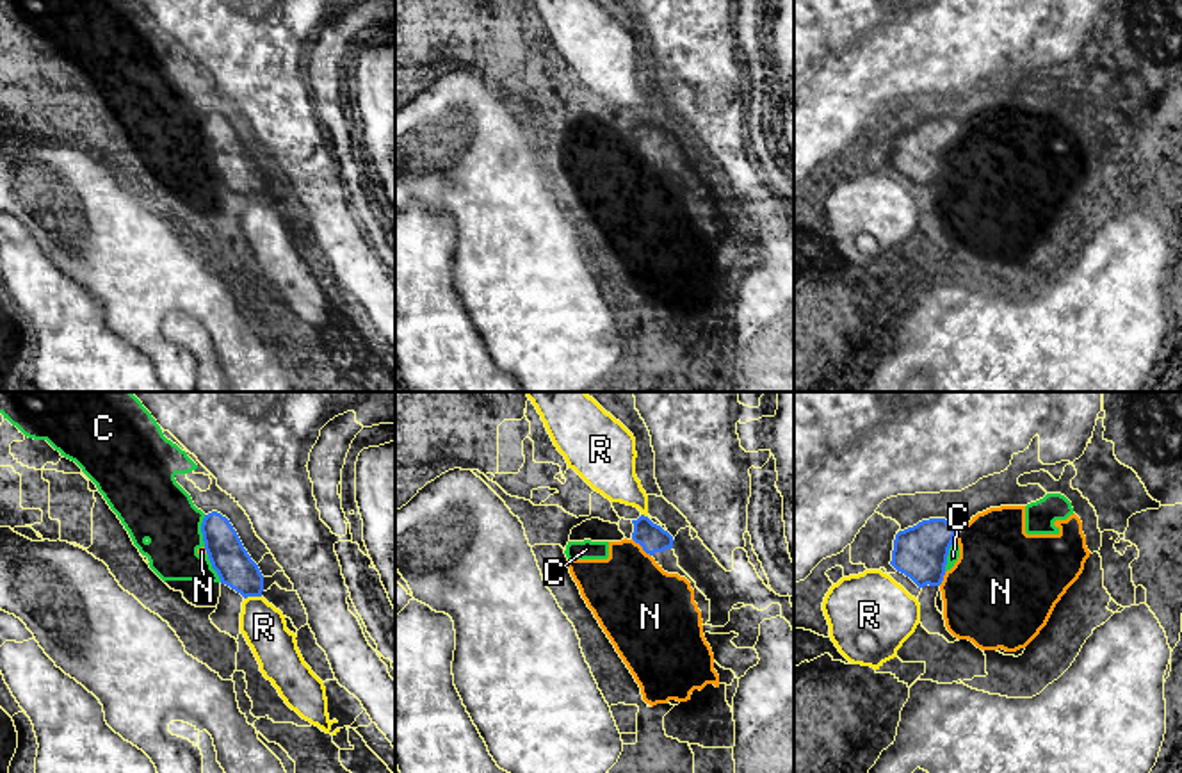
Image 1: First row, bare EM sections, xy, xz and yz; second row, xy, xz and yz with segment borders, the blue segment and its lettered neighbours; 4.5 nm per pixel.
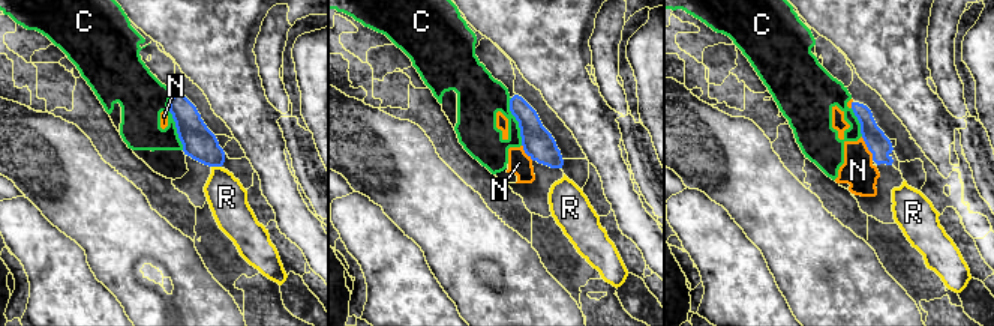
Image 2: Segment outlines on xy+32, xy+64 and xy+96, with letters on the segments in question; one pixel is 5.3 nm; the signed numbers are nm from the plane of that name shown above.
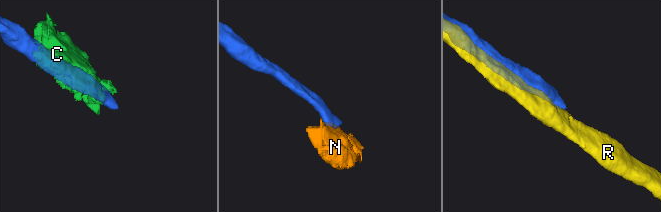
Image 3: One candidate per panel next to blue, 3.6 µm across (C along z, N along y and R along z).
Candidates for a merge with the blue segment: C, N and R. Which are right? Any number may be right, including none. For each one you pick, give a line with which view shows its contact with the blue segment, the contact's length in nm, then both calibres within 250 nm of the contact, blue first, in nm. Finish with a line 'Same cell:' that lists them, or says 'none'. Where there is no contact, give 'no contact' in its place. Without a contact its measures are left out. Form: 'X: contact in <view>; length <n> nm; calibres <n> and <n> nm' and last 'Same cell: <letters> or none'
Same cell: none

